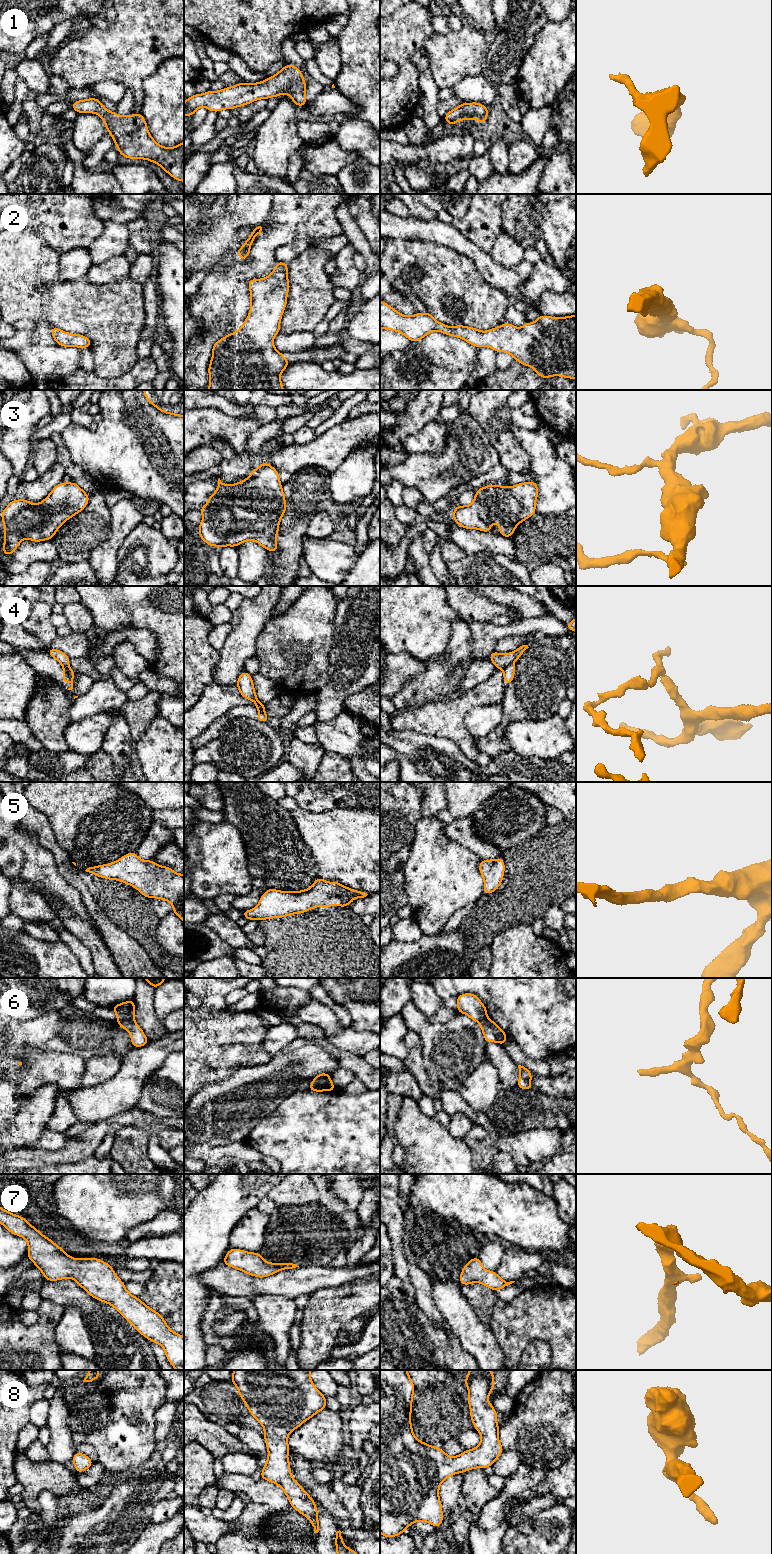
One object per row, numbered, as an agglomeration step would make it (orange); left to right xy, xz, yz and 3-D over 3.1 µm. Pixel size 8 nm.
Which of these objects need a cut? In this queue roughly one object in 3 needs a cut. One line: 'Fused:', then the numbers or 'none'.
Fused: 4, 6

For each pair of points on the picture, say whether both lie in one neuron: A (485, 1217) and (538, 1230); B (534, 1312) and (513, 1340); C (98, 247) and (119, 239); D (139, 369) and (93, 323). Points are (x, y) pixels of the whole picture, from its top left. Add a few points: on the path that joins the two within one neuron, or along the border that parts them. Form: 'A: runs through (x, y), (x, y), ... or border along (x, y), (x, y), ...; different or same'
A: runs through (498, 1221), (525, 1221); same
B: runs through (527, 1319), (514, 1333); same
C: runs through (103, 247), (114, 240); same
D: border along (138, 359), (126, 372), (115, 377); different

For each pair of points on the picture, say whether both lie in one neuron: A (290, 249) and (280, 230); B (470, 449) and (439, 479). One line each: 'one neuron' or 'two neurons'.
A: two neurons
B: one neuron

